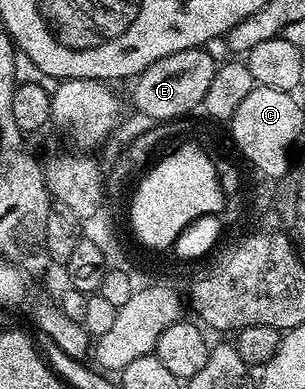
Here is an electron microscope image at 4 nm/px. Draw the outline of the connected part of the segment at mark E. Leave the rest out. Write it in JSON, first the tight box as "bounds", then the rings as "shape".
{"bounds":[131,47,217,121],"shape":[[[191,47],[170,53],[170,57],[154,61],[154,65],[135,76],[131,84],[132,103],[148,121],[173,121],[191,116],[191,111],[203,104],[206,89],[210,89],[210,81],[214,81],[217,66],[217,60],[212,60],[211,53],[204,47]]]}

